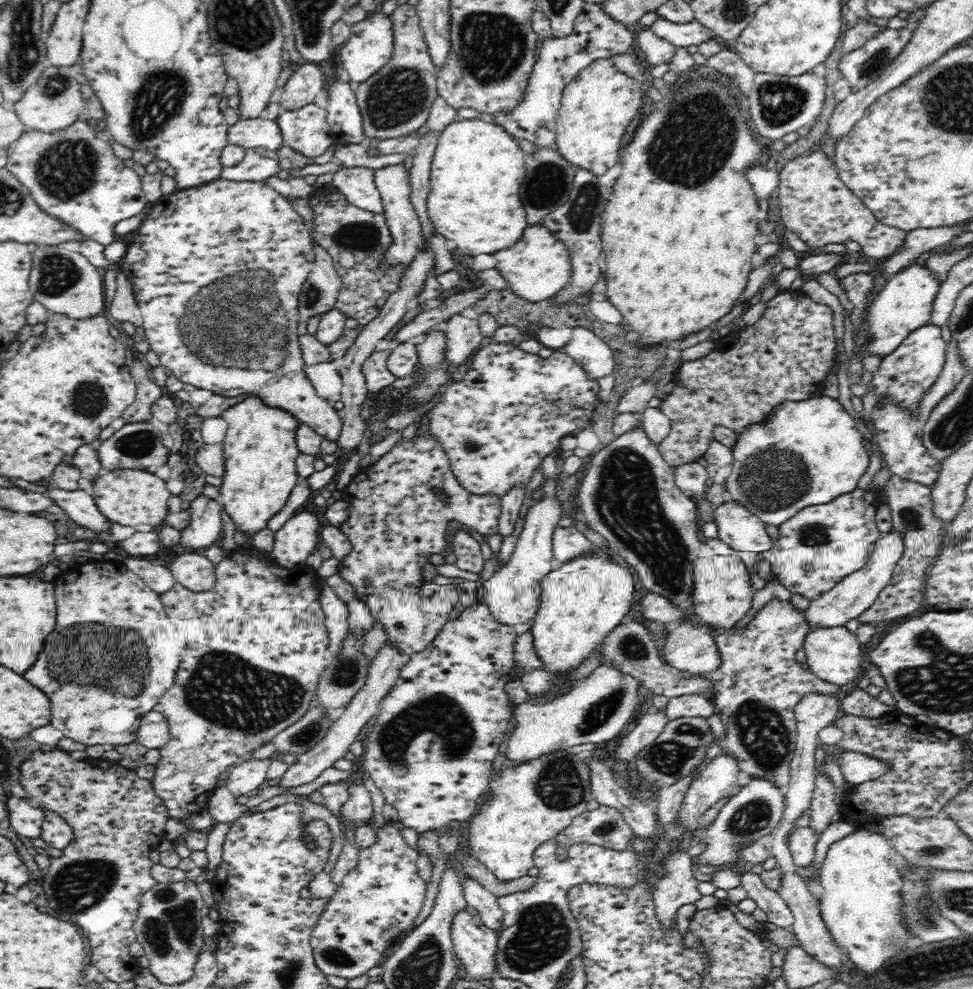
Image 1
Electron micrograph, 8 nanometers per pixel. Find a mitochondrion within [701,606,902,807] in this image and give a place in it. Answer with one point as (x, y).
(762, 732)

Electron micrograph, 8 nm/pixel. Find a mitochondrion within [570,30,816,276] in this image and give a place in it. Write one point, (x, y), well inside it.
(692, 143)

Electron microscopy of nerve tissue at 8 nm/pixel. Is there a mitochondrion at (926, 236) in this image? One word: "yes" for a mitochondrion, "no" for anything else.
no

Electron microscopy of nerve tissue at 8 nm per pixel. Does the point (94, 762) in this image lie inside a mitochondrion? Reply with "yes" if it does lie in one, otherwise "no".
no

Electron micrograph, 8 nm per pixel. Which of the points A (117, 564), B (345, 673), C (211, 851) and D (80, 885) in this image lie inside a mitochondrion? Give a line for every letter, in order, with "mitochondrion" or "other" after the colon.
A: other
B: mitochondrion
C: other
D: mitochondrion

